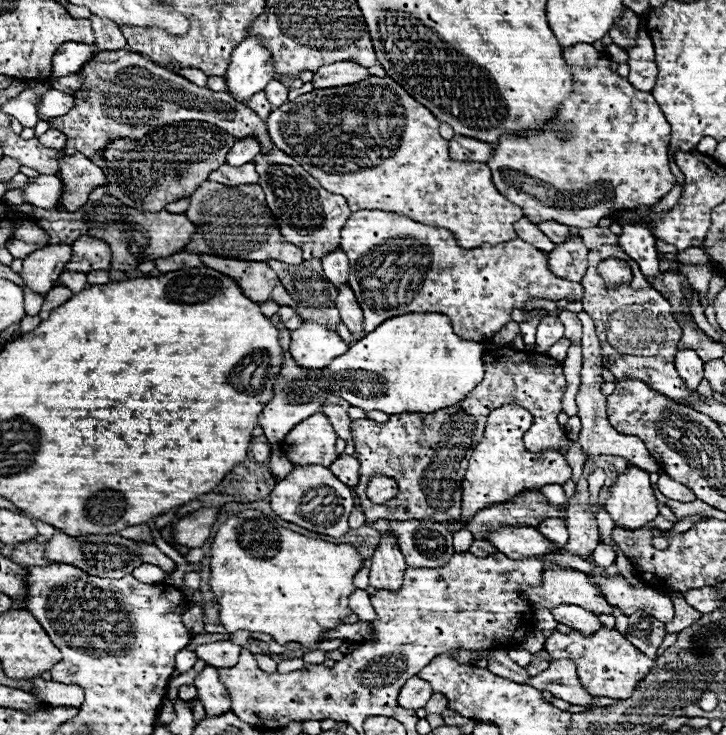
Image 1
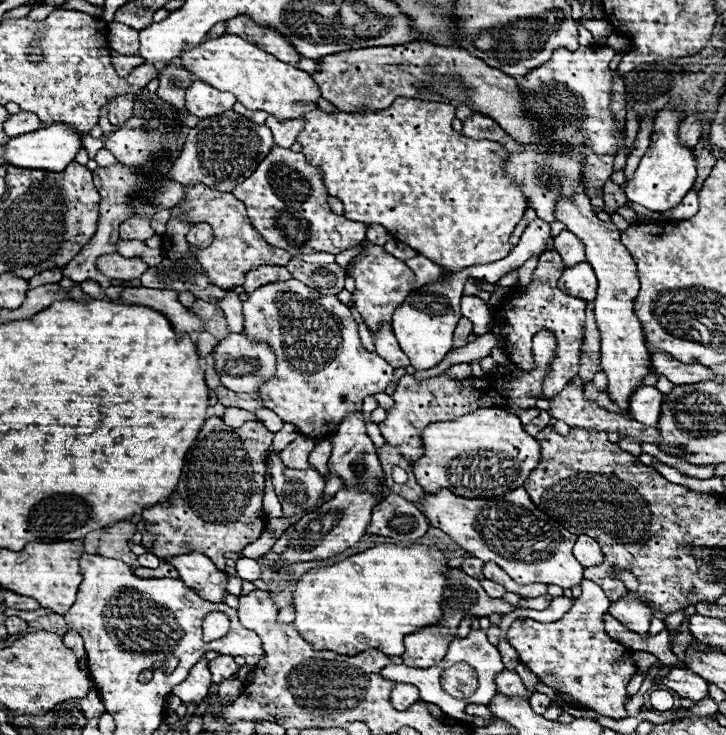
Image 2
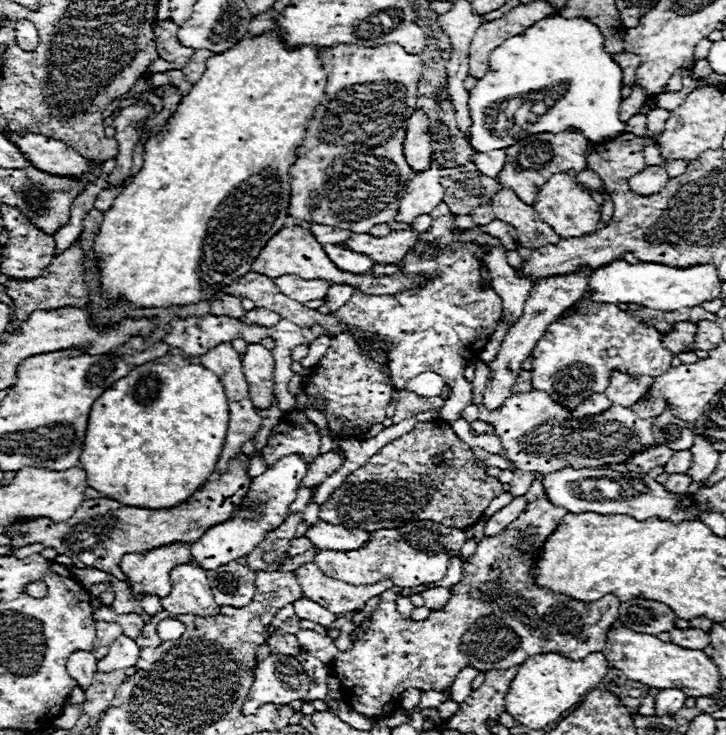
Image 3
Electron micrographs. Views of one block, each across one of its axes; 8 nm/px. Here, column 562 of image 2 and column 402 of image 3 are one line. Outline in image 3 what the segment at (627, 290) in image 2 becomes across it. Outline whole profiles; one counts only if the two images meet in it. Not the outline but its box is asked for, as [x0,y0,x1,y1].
[396,160,444,226]

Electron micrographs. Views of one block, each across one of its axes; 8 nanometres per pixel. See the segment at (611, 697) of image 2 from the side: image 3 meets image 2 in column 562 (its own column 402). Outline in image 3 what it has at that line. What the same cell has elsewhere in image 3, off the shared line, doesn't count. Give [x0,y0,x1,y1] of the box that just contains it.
[296,480,620,718]

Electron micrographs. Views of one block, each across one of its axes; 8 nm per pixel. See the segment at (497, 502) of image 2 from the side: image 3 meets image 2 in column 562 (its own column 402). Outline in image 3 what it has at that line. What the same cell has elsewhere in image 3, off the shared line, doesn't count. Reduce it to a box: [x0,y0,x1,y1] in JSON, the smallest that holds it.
[314,522,466,588]

